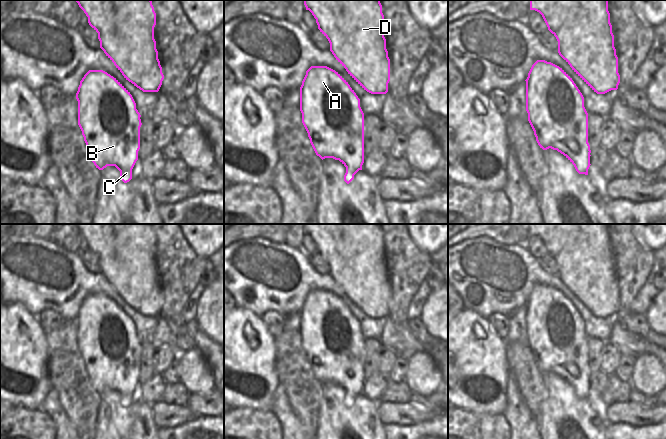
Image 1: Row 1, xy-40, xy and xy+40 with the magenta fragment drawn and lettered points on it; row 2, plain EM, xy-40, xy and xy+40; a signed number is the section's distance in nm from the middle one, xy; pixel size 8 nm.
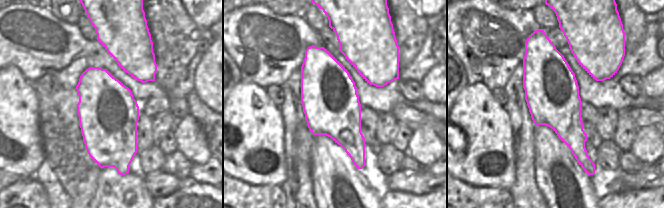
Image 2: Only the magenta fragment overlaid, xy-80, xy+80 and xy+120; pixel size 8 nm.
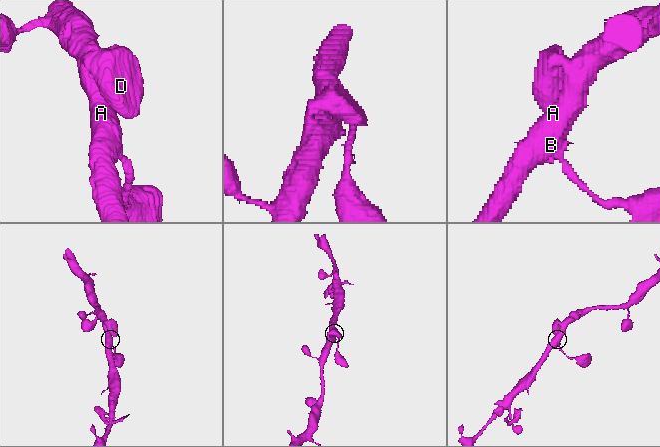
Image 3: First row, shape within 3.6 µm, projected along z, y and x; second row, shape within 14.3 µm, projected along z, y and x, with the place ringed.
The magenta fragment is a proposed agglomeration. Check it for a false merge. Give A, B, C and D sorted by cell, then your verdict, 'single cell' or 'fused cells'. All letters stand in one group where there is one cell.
A B C D | single cell

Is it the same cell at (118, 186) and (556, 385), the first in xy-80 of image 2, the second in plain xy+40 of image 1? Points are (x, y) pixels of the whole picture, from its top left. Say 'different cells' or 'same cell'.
same cell

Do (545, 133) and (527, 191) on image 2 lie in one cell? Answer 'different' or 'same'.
different

